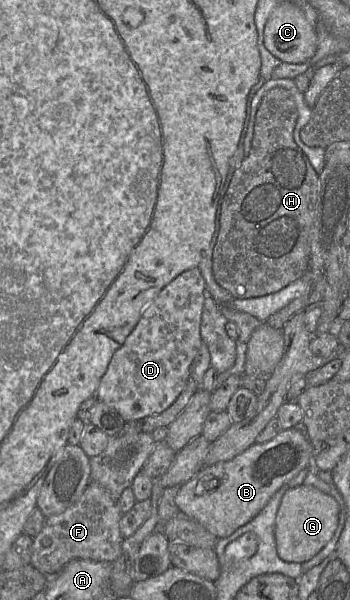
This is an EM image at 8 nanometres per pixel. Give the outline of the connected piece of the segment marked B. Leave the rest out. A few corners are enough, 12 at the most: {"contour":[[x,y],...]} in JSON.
{"contour":[[281,430],[179,486],[179,512],[218,539],[312,460]]}

